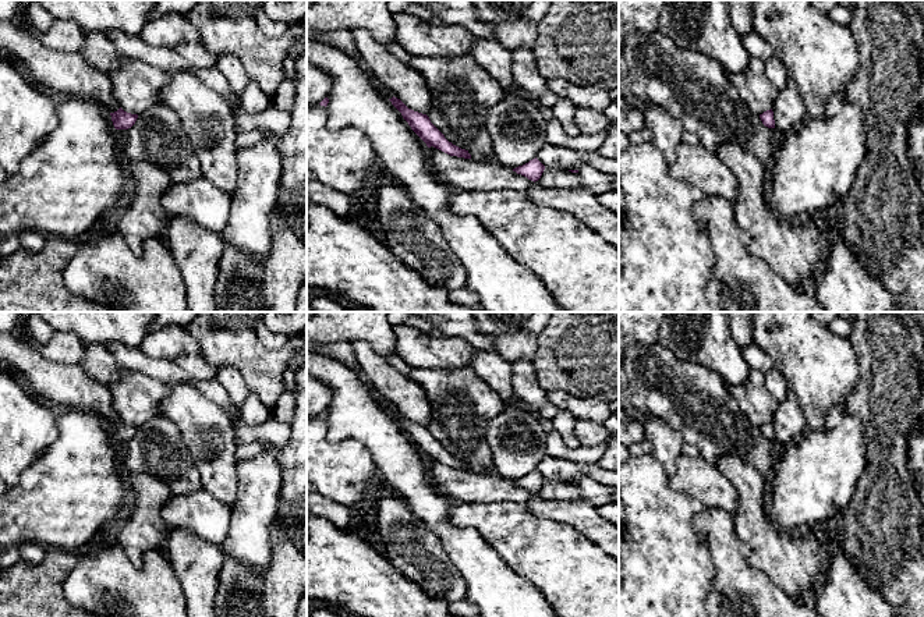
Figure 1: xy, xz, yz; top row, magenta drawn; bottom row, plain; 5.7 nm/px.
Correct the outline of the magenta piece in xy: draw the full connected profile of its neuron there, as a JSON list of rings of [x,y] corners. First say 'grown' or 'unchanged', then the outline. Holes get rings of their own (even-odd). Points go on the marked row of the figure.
unchanged; [[[121,107],[117,111],[110,113],[110,116],[116,130],[128,130],[138,118],[138,114],[127,113]]]

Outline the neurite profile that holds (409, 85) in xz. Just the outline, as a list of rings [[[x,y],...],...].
[[[357,28],[351,31],[351,38],[367,72],[380,81],[408,109],[429,113],[431,91],[421,72],[390,54],[369,31]]]

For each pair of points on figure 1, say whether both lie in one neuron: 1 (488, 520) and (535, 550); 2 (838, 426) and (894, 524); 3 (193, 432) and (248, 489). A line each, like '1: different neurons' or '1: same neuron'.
1: same neuron
2: different neurons
3: different neurons

